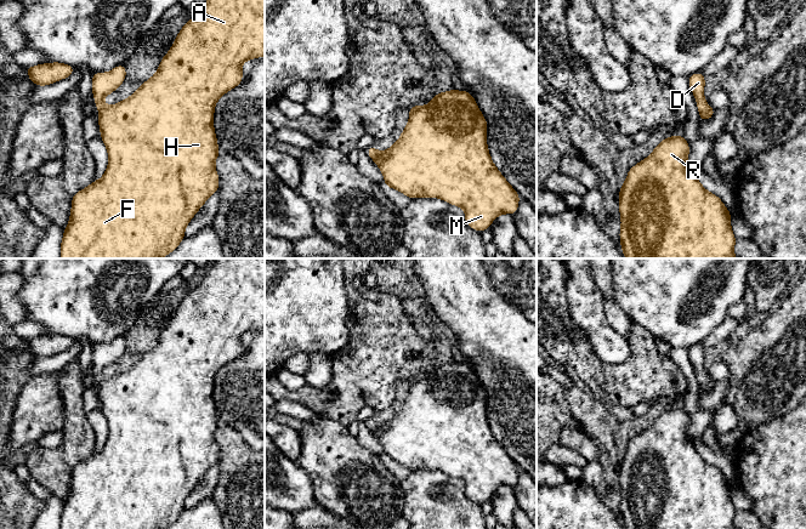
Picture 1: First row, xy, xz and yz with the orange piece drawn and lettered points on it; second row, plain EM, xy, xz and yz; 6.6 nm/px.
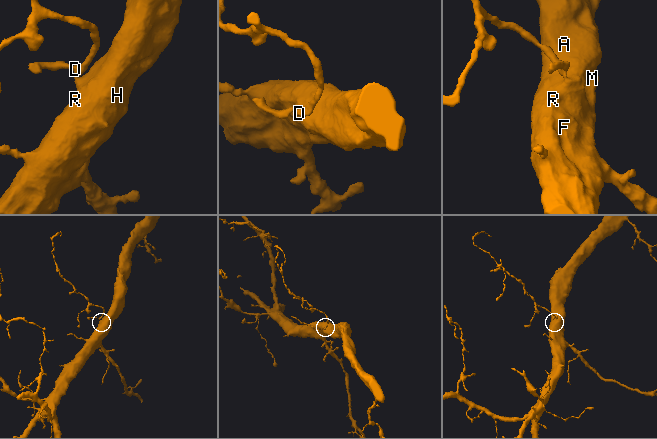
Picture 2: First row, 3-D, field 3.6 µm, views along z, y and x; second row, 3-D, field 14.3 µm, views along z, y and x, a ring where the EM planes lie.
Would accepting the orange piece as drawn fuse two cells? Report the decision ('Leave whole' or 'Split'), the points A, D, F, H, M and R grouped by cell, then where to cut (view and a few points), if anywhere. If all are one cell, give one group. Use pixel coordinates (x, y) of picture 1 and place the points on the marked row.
Leave whole. Groups: A D F H M R. No split

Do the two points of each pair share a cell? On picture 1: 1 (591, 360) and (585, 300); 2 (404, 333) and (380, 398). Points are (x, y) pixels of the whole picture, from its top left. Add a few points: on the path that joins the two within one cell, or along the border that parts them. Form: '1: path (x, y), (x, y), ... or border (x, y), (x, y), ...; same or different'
1: border (572, 318), (590, 342), (592, 350), (608, 362); different
2: path (389, 348), (380, 357), (380, 382); same

